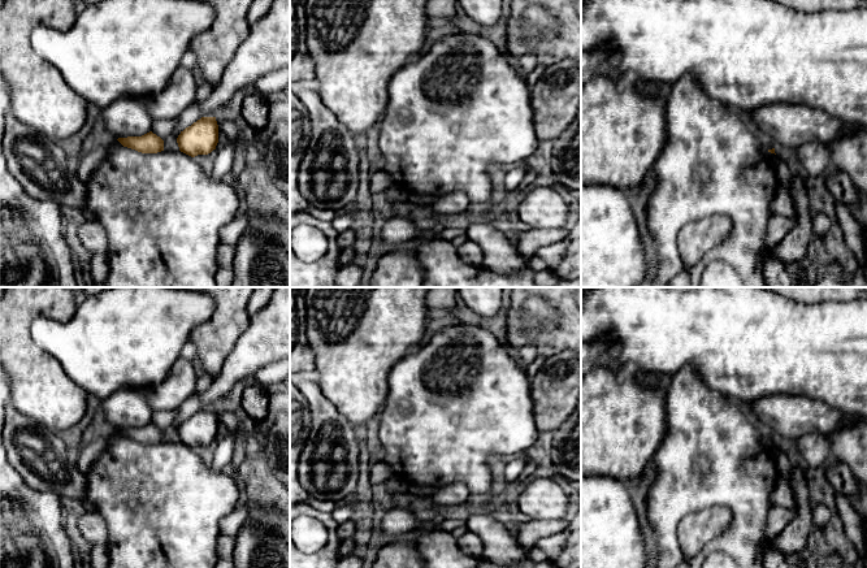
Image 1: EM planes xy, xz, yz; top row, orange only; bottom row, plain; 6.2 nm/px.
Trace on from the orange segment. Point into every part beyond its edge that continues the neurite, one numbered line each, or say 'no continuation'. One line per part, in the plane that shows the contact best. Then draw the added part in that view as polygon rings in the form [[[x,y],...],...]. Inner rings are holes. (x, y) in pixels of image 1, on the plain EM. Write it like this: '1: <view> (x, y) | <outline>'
no continuation

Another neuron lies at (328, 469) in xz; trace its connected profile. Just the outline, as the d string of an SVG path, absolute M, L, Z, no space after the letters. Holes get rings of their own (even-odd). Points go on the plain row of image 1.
M305 376L296 387L309 406L311 429L299 456L298 478L311 498L344 503L355 494L360 454L360 432L322 394L316 378Z

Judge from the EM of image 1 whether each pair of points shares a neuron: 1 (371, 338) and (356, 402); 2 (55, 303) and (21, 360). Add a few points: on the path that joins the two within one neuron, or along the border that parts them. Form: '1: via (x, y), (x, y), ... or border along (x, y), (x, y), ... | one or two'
1: via (356, 352), (356, 386) | one
2: via (38, 307), (21, 324), (21, 343) | one

